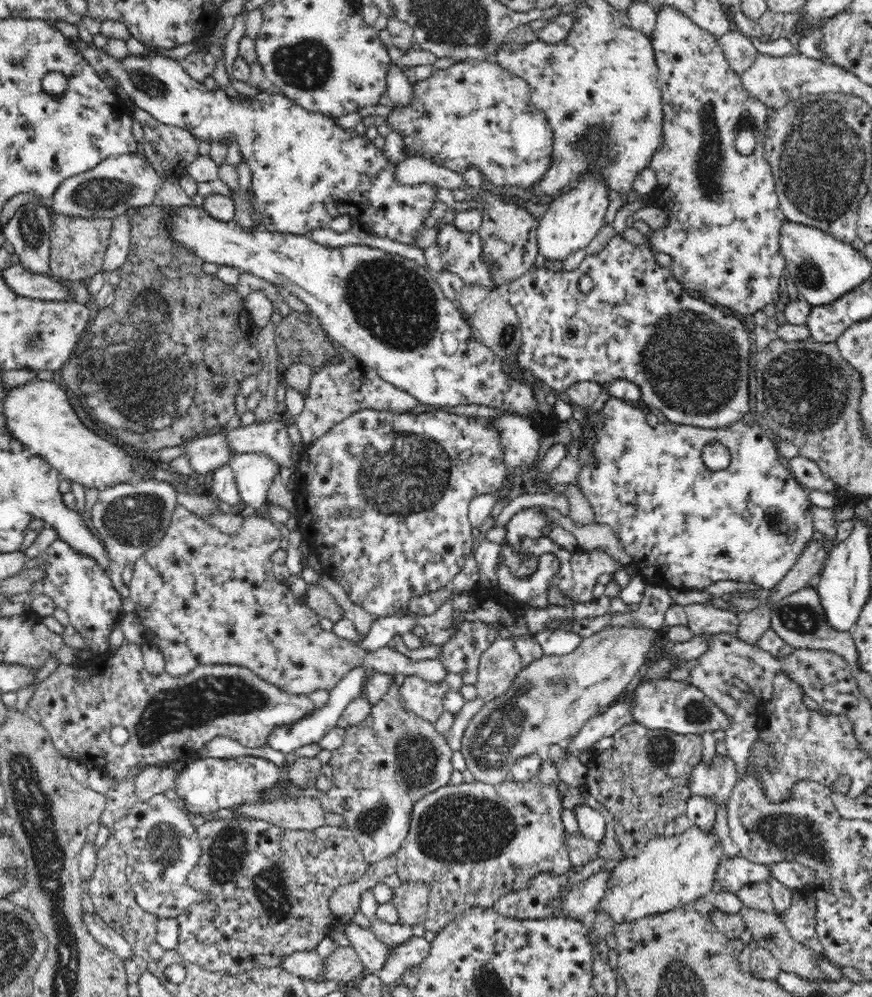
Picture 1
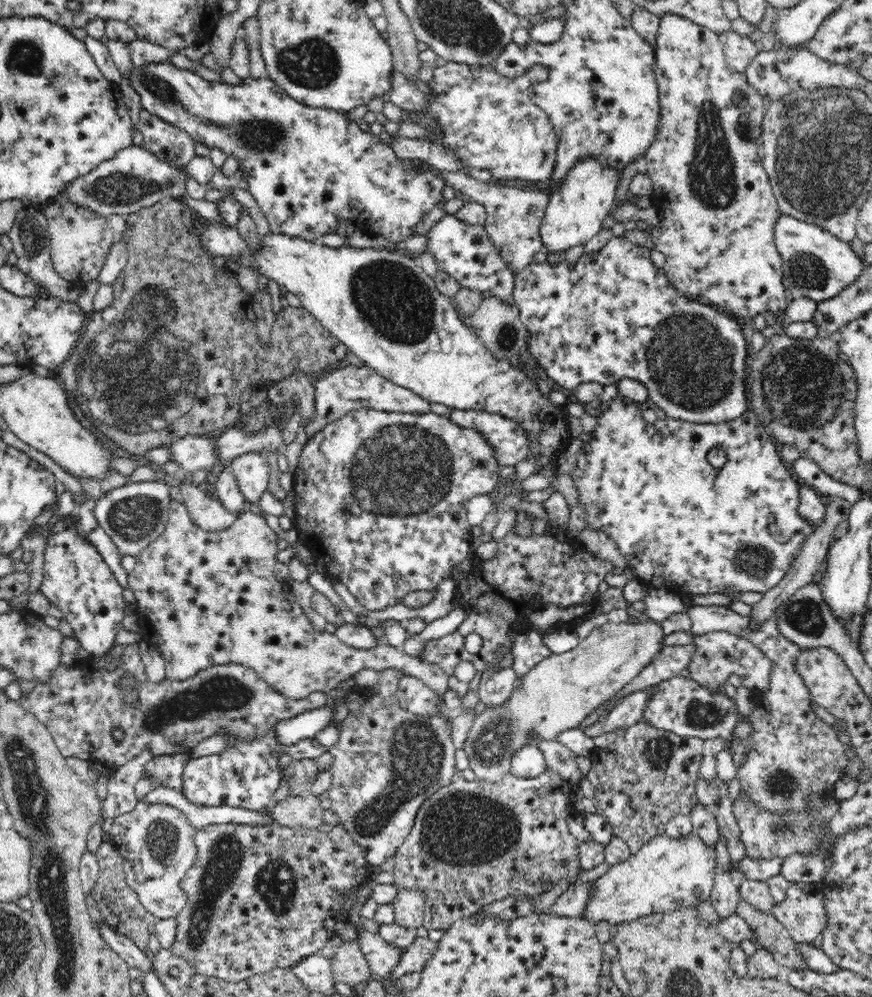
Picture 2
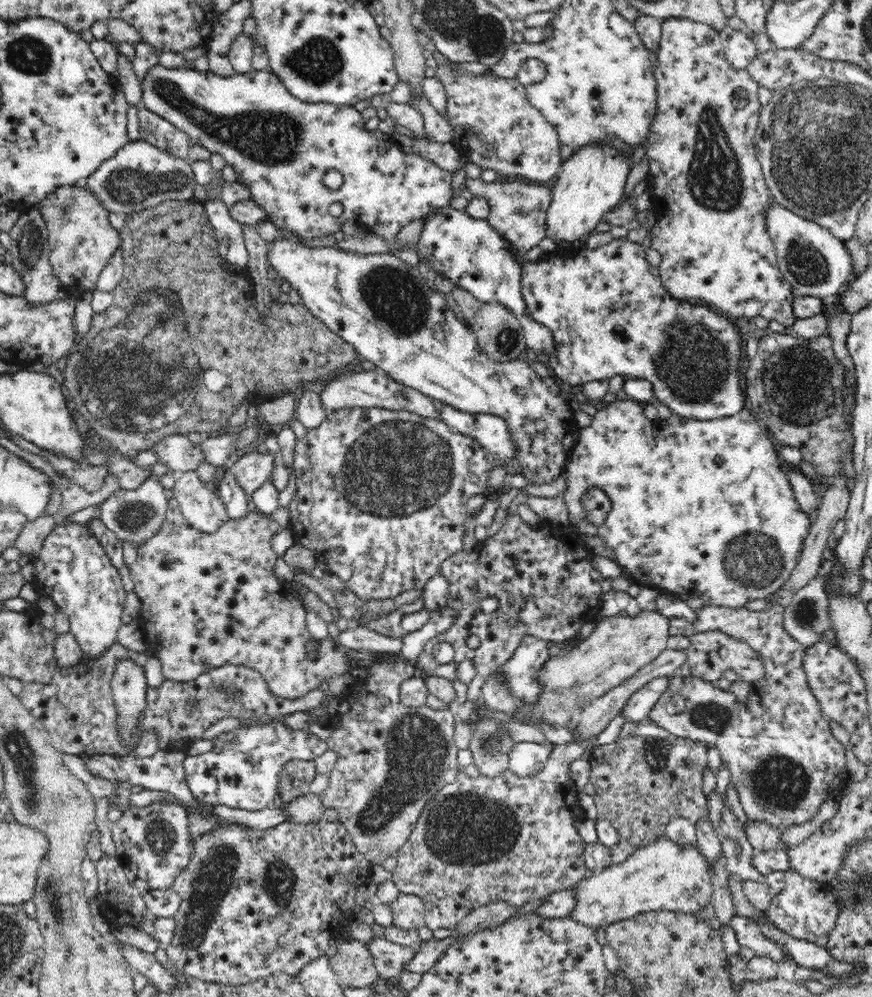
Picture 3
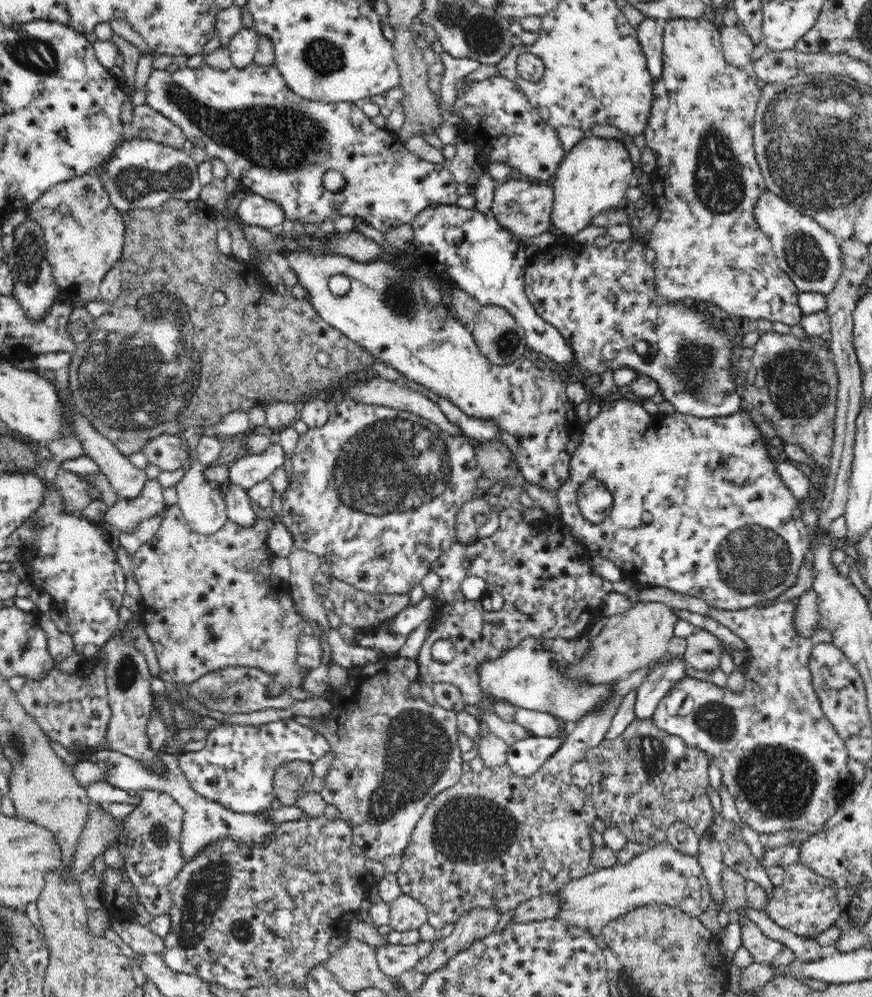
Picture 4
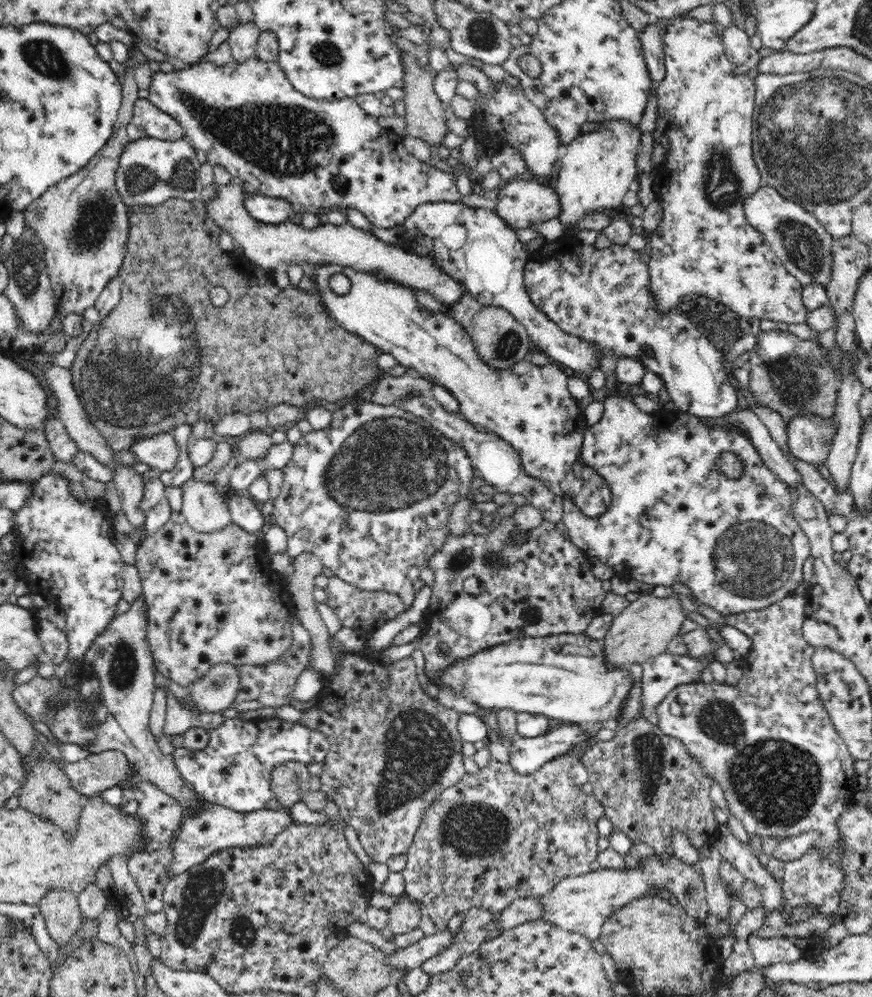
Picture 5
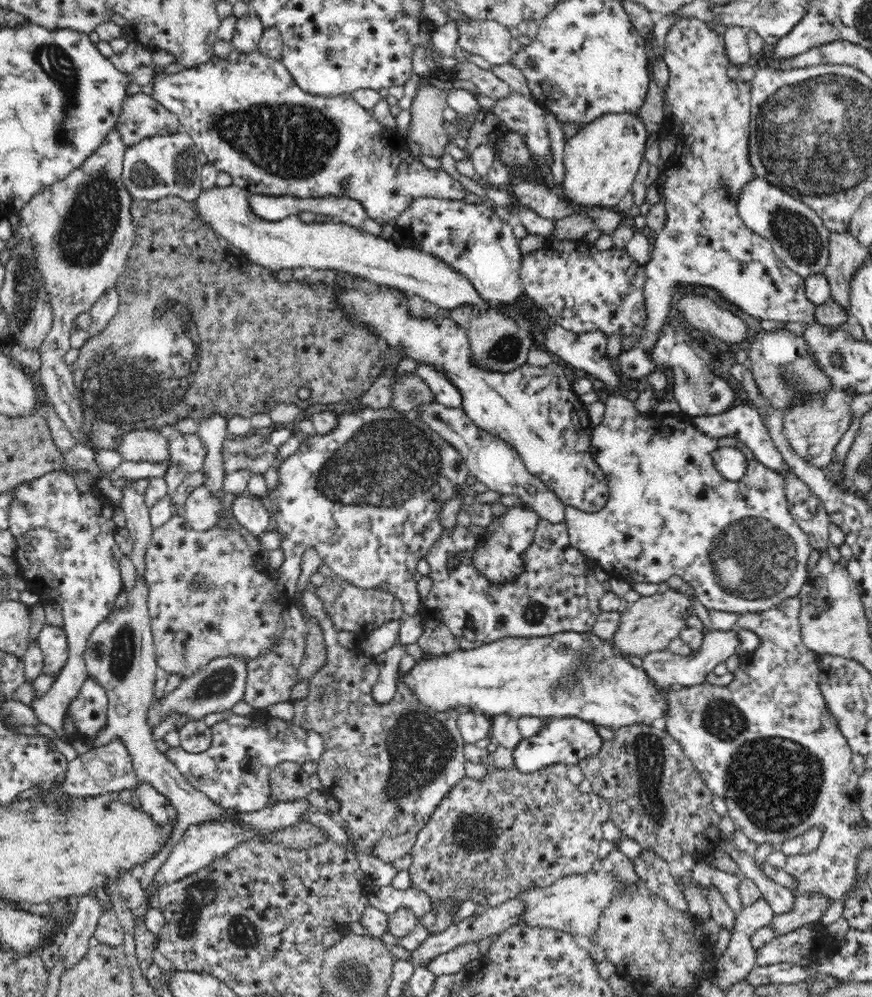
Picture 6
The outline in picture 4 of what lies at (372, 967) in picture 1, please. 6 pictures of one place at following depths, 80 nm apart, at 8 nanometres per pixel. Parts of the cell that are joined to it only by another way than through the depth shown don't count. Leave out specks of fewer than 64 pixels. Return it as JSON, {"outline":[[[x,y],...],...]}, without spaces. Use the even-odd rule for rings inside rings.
{"outline":[[[418,941],[408,946],[384,942],[374,947],[378,967],[391,979],[413,969],[414,965],[432,951],[432,942]]]}

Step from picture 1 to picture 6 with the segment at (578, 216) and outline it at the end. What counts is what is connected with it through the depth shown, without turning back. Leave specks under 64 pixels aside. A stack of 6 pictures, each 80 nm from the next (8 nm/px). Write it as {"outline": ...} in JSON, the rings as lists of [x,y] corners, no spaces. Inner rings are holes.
{"outline":[[[605,114],[589,122],[566,140],[563,151],[565,168],[564,200],[575,208],[575,215],[584,209],[617,208],[636,180],[640,160],[644,156],[644,142],[649,136],[638,114]]]}

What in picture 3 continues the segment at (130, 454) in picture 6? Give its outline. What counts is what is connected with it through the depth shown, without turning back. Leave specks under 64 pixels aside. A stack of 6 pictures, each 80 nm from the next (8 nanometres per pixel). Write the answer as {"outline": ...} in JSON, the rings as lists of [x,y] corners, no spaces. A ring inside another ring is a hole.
{"outline":[[[173,434],[163,438],[153,446],[158,460],[168,468],[183,472],[196,471],[205,460],[201,443],[193,443],[187,436]]]}

